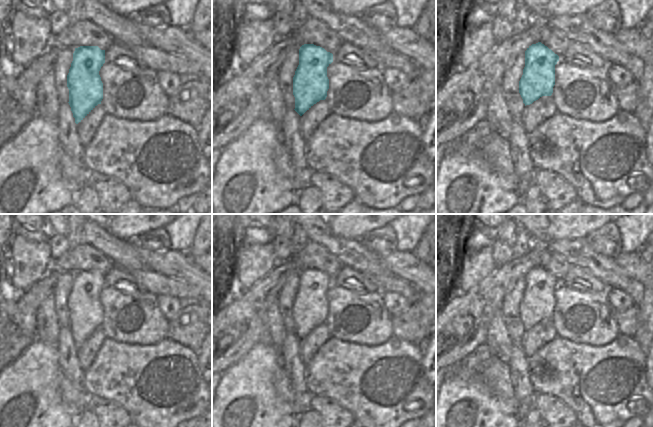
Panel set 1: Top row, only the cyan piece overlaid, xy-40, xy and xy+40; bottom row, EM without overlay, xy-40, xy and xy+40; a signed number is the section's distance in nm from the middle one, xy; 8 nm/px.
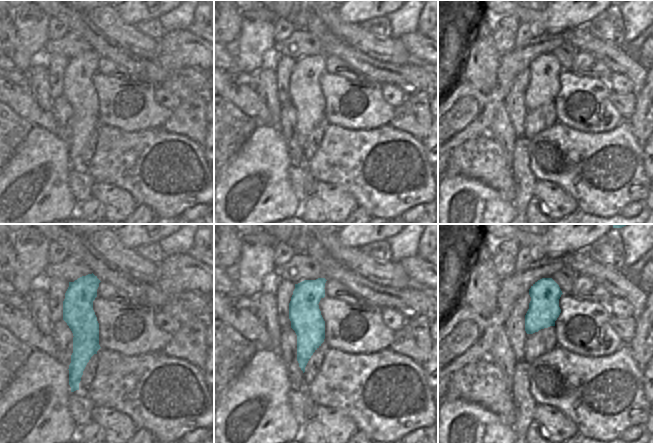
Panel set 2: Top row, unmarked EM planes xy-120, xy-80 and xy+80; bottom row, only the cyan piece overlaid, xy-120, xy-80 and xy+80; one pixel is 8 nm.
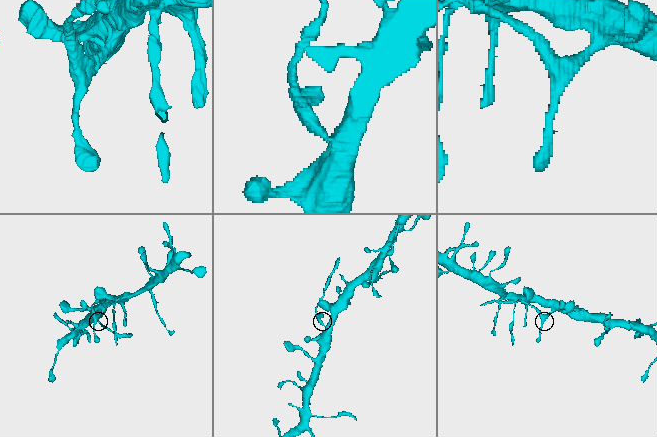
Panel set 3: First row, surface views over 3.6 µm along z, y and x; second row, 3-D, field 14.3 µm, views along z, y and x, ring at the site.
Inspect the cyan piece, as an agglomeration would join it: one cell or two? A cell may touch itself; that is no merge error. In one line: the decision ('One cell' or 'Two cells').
Two cells

